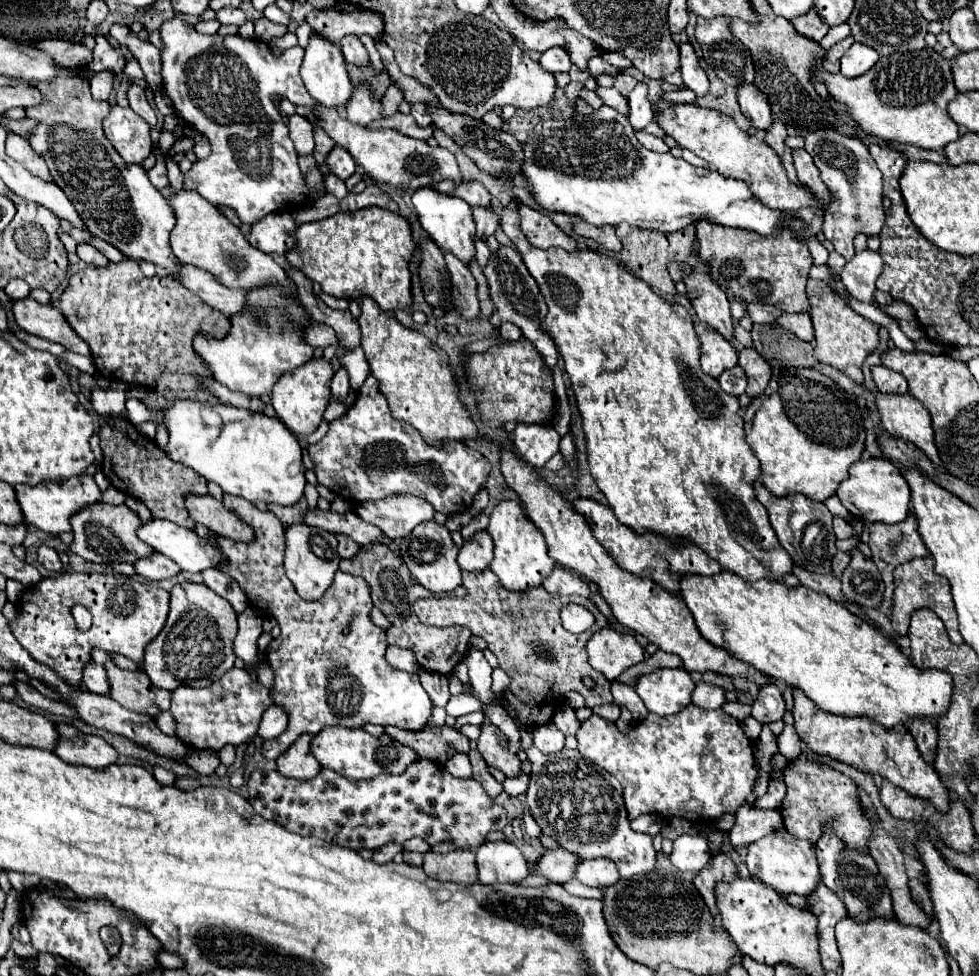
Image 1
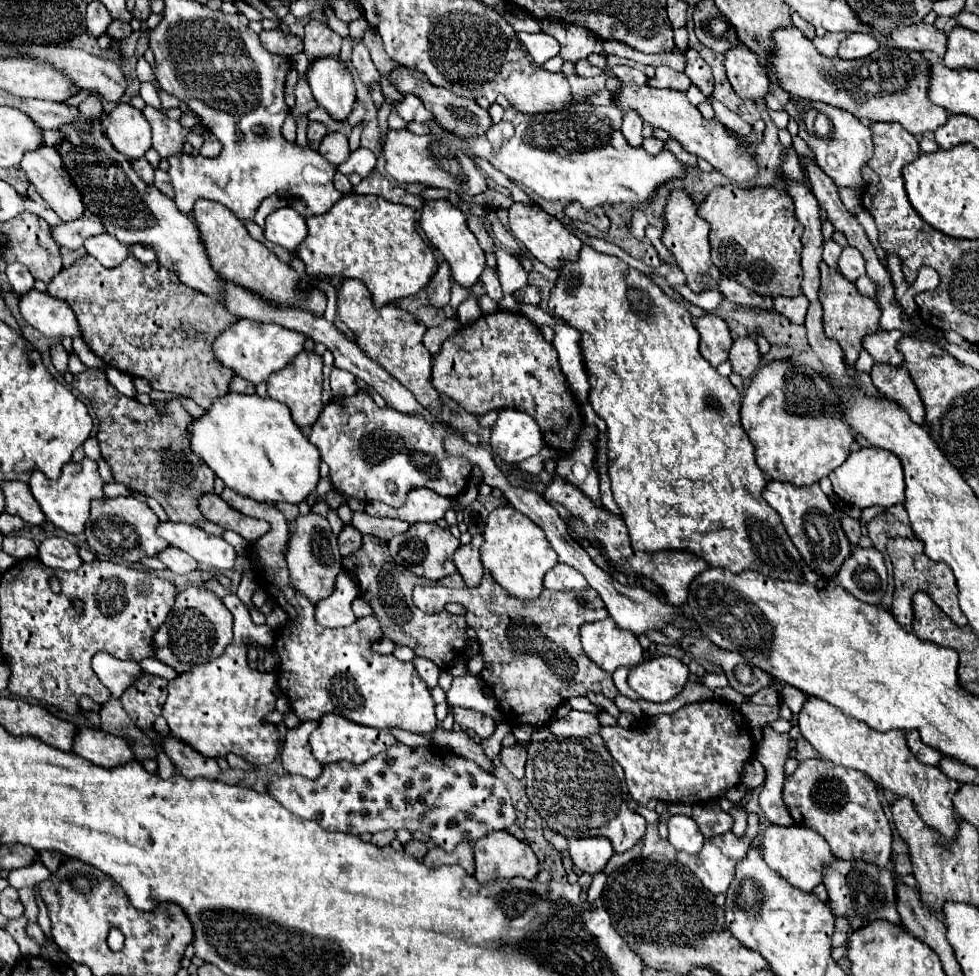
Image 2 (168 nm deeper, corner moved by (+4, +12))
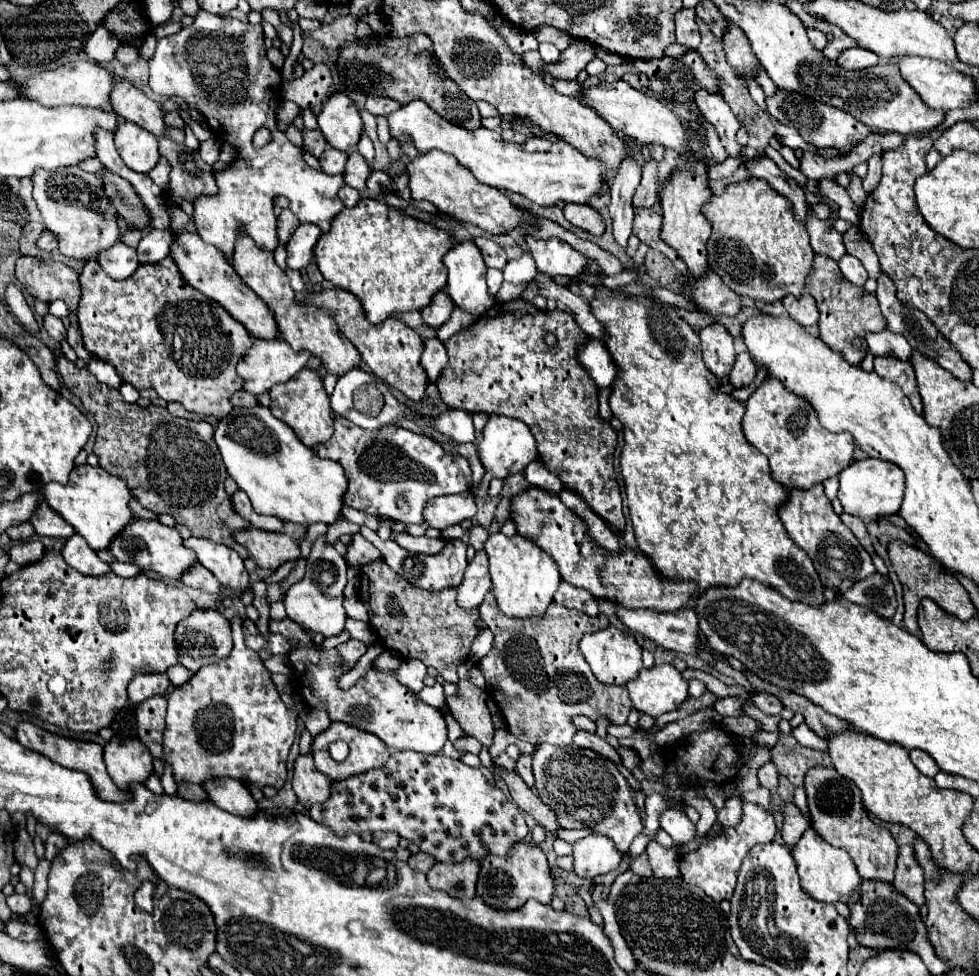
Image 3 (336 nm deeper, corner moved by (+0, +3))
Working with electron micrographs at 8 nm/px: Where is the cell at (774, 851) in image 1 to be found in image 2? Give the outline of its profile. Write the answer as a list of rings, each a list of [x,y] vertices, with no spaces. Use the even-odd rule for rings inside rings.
[[[771,825],[763,833],[761,847],[763,847],[763,857],[769,863],[769,867],[779,871],[779,875],[783,875],[793,887],[805,893],[811,893],[823,881],[823,867],[835,861],[835,855],[829,849],[827,841],[821,835],[817,835],[817,831],[801,827],[801,825],[793,825],[793,827]]]

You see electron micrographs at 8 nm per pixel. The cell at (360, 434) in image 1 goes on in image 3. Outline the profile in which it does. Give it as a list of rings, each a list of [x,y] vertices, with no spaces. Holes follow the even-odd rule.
[[[337,414],[333,416],[333,424],[333,436],[327,442],[321,442],[315,450],[317,456],[335,460],[343,466],[349,482],[345,492],[345,504],[355,510],[371,516],[391,518],[397,522],[419,524],[423,520],[421,510],[429,498],[443,494],[461,494],[471,488],[471,468],[467,458],[445,452],[435,440],[429,440],[427,436],[409,432],[395,424],[369,432],[357,428],[351,420],[345,420],[345,416]],[[397,494],[405,496],[411,508],[407,514],[401,514],[397,510]]]

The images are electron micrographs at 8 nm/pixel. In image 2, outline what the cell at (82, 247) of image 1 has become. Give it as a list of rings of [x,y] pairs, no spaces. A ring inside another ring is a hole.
[[[101,233],[95,237],[89,237],[85,241],[85,249],[89,255],[93,255],[103,267],[117,267],[117,263],[125,261],[131,253],[129,245],[117,241],[117,237],[109,233]]]

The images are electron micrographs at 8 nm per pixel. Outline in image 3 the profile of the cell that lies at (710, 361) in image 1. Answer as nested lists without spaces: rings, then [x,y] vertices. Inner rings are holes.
[[[723,324],[705,326],[701,332],[701,346],[703,346],[703,360],[707,368],[717,376],[723,378],[731,372],[735,364],[735,348],[733,336],[727,332]]]

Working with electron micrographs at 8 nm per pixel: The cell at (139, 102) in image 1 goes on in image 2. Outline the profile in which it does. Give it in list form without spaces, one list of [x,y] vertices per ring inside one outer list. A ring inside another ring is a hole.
[[[145,107],[143,115],[153,129],[153,149],[165,159],[173,155],[183,155],[183,143],[191,129],[183,127],[179,121],[171,121],[163,111],[153,107]]]

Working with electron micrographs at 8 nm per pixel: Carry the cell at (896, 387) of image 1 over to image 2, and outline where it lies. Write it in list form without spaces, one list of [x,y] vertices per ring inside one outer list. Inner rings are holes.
[[[877,331],[863,339],[863,349],[867,349],[875,361],[899,367],[903,363],[903,355],[897,349],[897,341],[901,337],[901,331]]]

